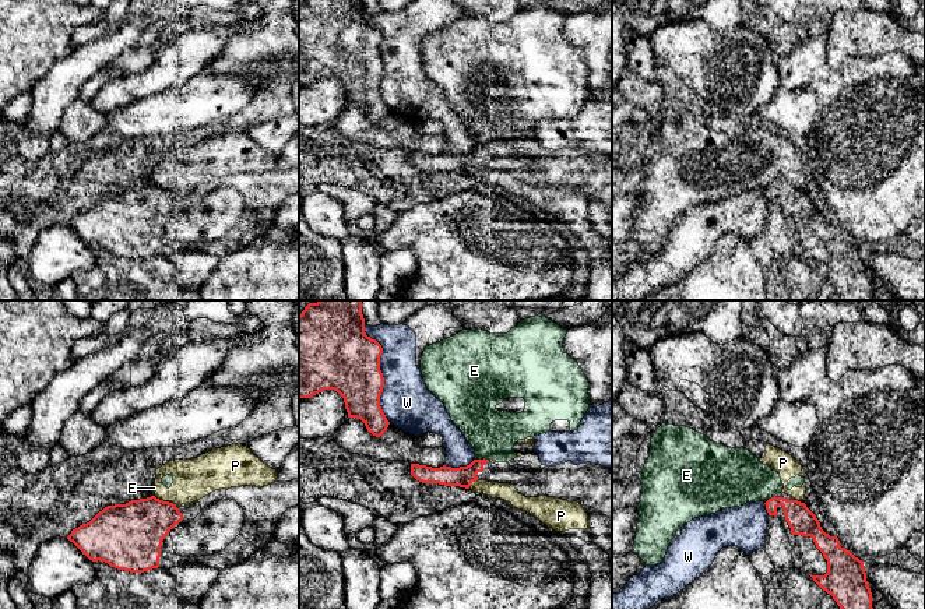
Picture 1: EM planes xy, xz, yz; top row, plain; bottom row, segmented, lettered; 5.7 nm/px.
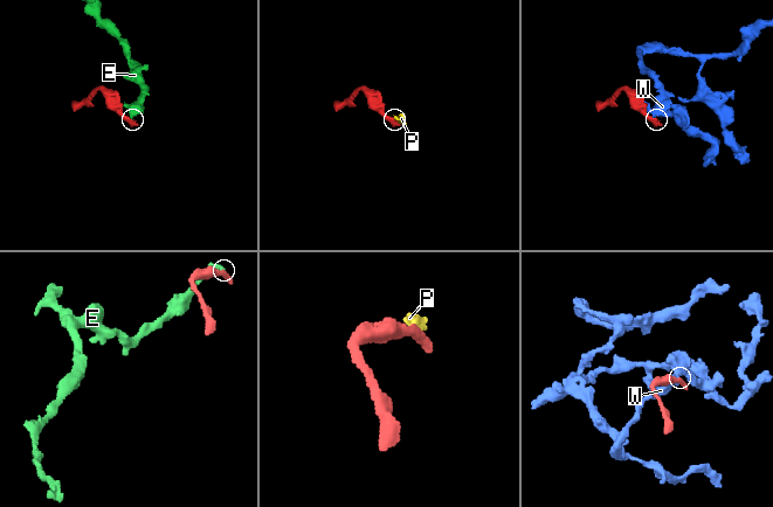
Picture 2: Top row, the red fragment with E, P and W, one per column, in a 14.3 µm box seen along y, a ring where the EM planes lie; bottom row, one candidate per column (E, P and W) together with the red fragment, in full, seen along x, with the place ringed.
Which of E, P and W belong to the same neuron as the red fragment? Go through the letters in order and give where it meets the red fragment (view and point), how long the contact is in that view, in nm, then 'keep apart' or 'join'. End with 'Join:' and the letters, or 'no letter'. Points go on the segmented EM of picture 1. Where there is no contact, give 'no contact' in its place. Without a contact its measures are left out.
E: xz (481, 460) | 70 nm | keep apart
P: xy (161, 500) | 90 nm | keep apart
W: xz (380, 372) | 600 nm | keep apart
Join: no letter

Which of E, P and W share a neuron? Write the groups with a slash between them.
E P / W

